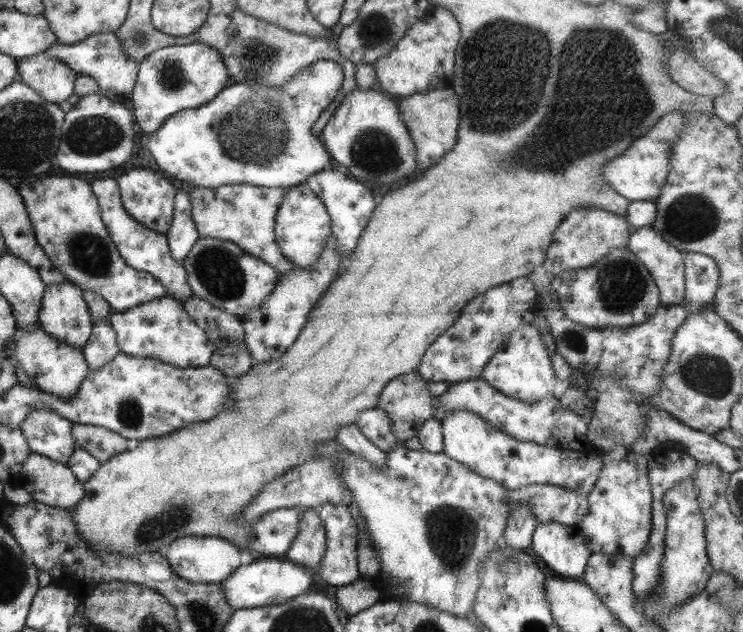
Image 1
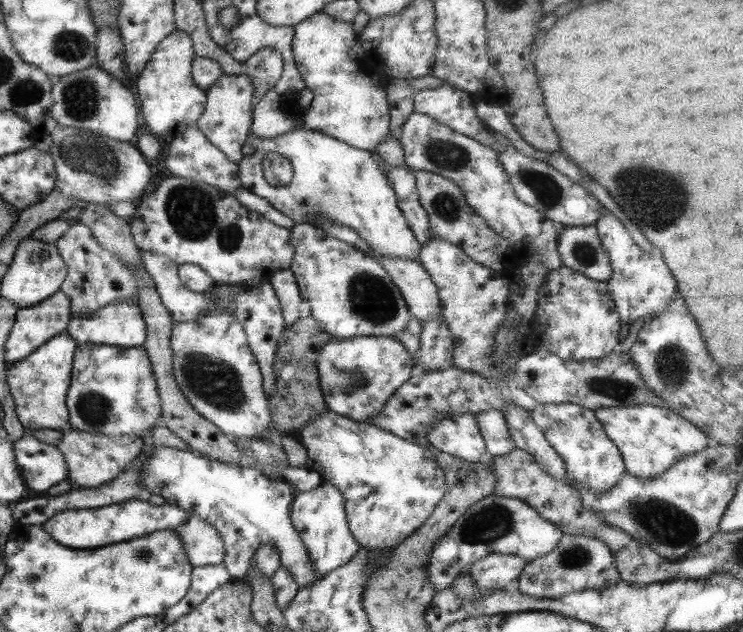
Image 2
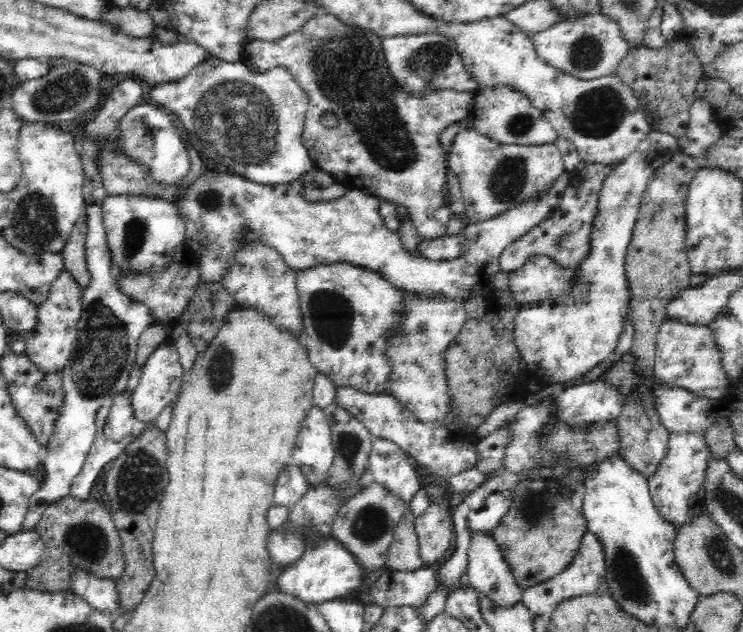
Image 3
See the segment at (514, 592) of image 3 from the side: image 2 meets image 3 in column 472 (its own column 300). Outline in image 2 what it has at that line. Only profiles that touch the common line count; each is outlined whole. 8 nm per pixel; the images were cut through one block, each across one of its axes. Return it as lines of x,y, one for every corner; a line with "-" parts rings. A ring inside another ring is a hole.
157,446
150,450
150,456
140,460
138,465
138,475
145,495
157,494
167,504
178,506
187,514
192,514
215,528
225,553
222,566
230,578
239,579
246,575
257,548
274,546
281,560
280,568
293,575
293,583
299,589
311,587
318,580
305,554
300,534
290,521
290,502
295,495
291,485
263,475
257,468
241,467
236,463
225,464
189,450
167,446

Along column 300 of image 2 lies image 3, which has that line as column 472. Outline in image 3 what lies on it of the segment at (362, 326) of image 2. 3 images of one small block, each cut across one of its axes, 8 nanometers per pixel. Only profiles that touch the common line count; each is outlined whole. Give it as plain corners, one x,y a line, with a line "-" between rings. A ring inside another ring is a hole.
564,171
548,190
541,192
537,199
526,201
521,204
522,206
504,212
502,216
466,225
461,232
464,235
464,244
462,244
464,250
456,258
444,261
424,258
416,252
406,250
402,246
400,235
384,225
379,214
378,199
372,195
366,195
365,190
351,189
340,198
336,197
334,200
322,202
307,200
294,183
263,185
240,175
204,173
188,190
179,189
179,199
174,206
186,223
184,244
196,256
201,280
220,283
222,274
225,274
230,266
230,258
234,258
234,252
236,252
234,242
242,236
257,236
264,244
272,245
295,273
318,265
348,262
356,267
382,275
382,278
392,283
392,286
400,292
410,293
416,297
422,297
422,299
454,299
465,304
472,297
478,297
482,301
492,297
494,288
490,280
502,272
499,263
502,251
511,242
516,242
554,214
554,210
560,206
571,175
568,171

